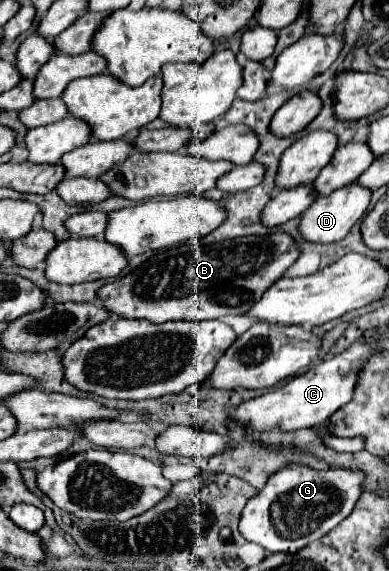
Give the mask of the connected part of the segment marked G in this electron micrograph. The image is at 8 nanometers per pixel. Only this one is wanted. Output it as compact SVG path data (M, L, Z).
M282 466L264 490L248 500L240 518L240 534L268 552L292 554L336 528L354 508L362 494L364 474L344 468L312 470L308 466Z

